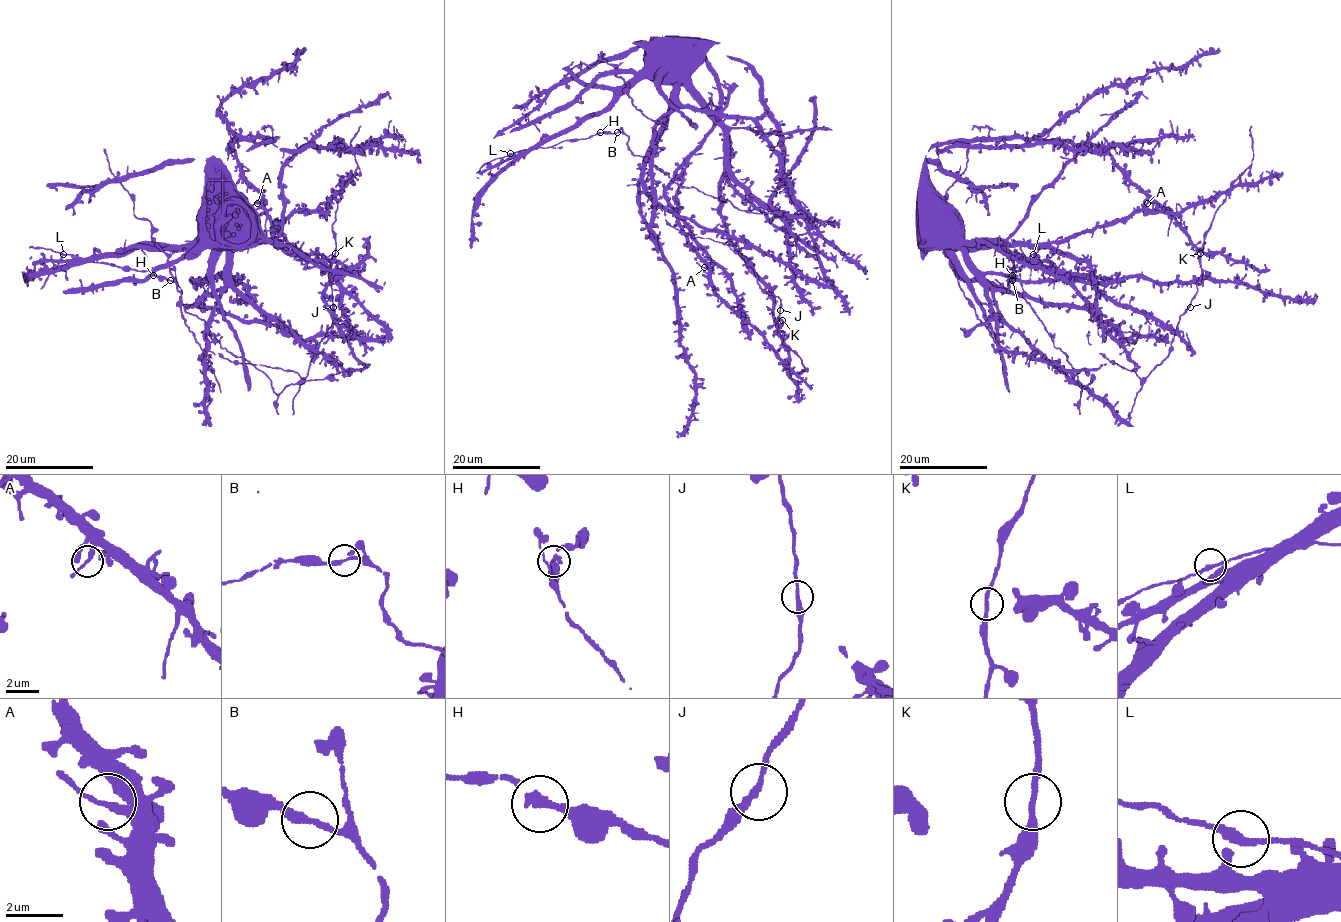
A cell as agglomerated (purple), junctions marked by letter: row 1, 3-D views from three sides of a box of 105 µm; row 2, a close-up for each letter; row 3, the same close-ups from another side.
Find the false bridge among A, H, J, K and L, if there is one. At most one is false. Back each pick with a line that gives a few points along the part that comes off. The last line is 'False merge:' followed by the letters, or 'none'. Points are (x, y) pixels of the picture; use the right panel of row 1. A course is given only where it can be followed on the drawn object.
False merge: none

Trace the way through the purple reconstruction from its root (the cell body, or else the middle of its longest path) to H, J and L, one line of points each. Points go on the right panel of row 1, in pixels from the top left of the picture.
H: (1198, 202), (1180, 212), (1134, 211), (1042, 244), (958, 242), (999, 246), (1024, 258), (1028, 263), (1013, 275)
J: (1198, 202), (1212, 201), (1226, 193), (1226, 200), (1216, 211), (1201, 249), (1201, 279), (1190, 307)
L: (1198, 202), (1180, 212), (1134, 211), (1114, 223), (1042, 244), (958, 242), (999, 246), (1026, 258), (1033, 254)

